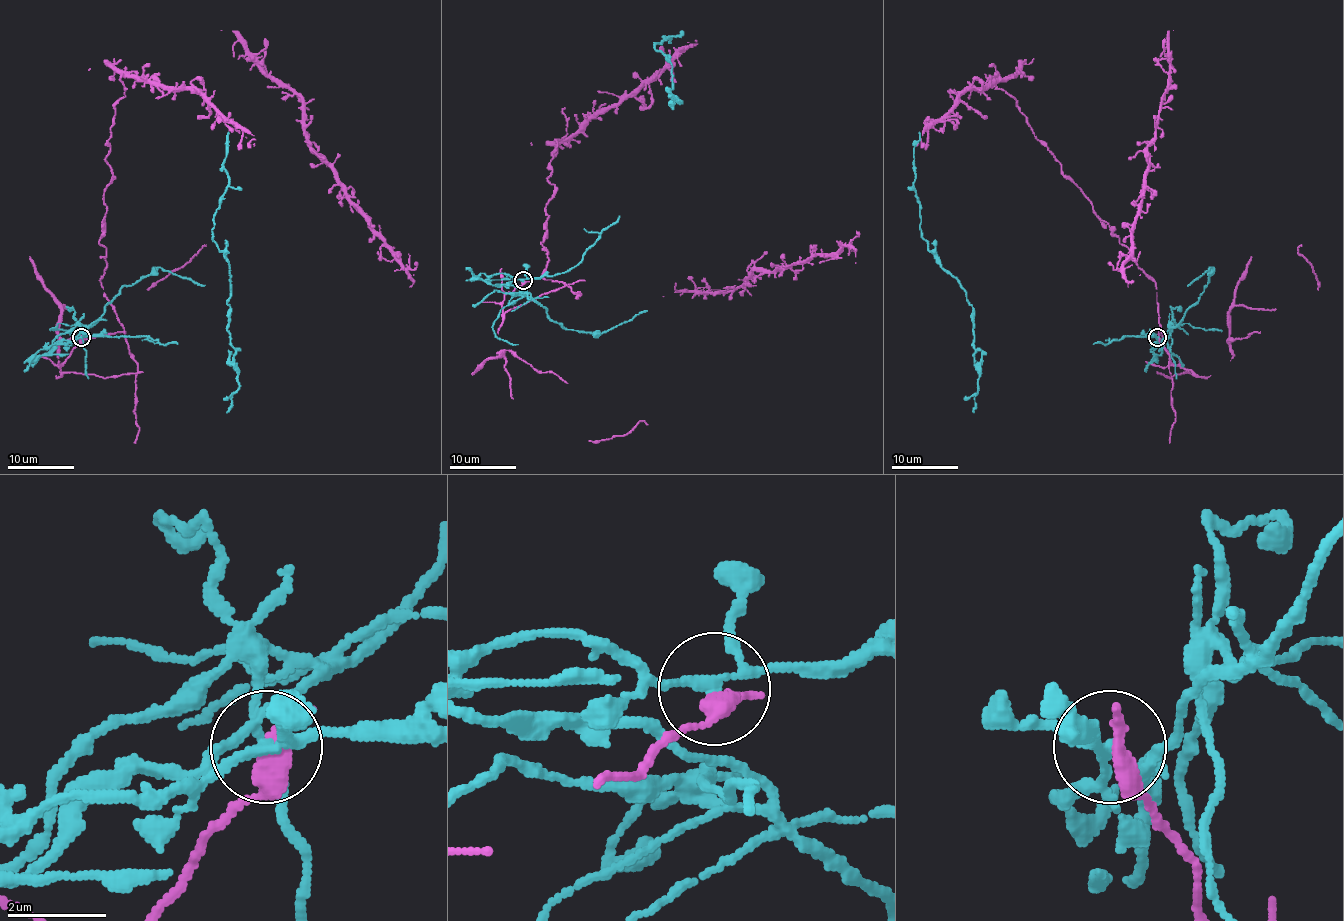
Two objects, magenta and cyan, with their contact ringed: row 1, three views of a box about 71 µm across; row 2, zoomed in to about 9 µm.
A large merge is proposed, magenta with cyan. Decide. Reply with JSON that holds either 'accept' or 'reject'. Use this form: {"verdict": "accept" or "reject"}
{"verdict": "reject"}

